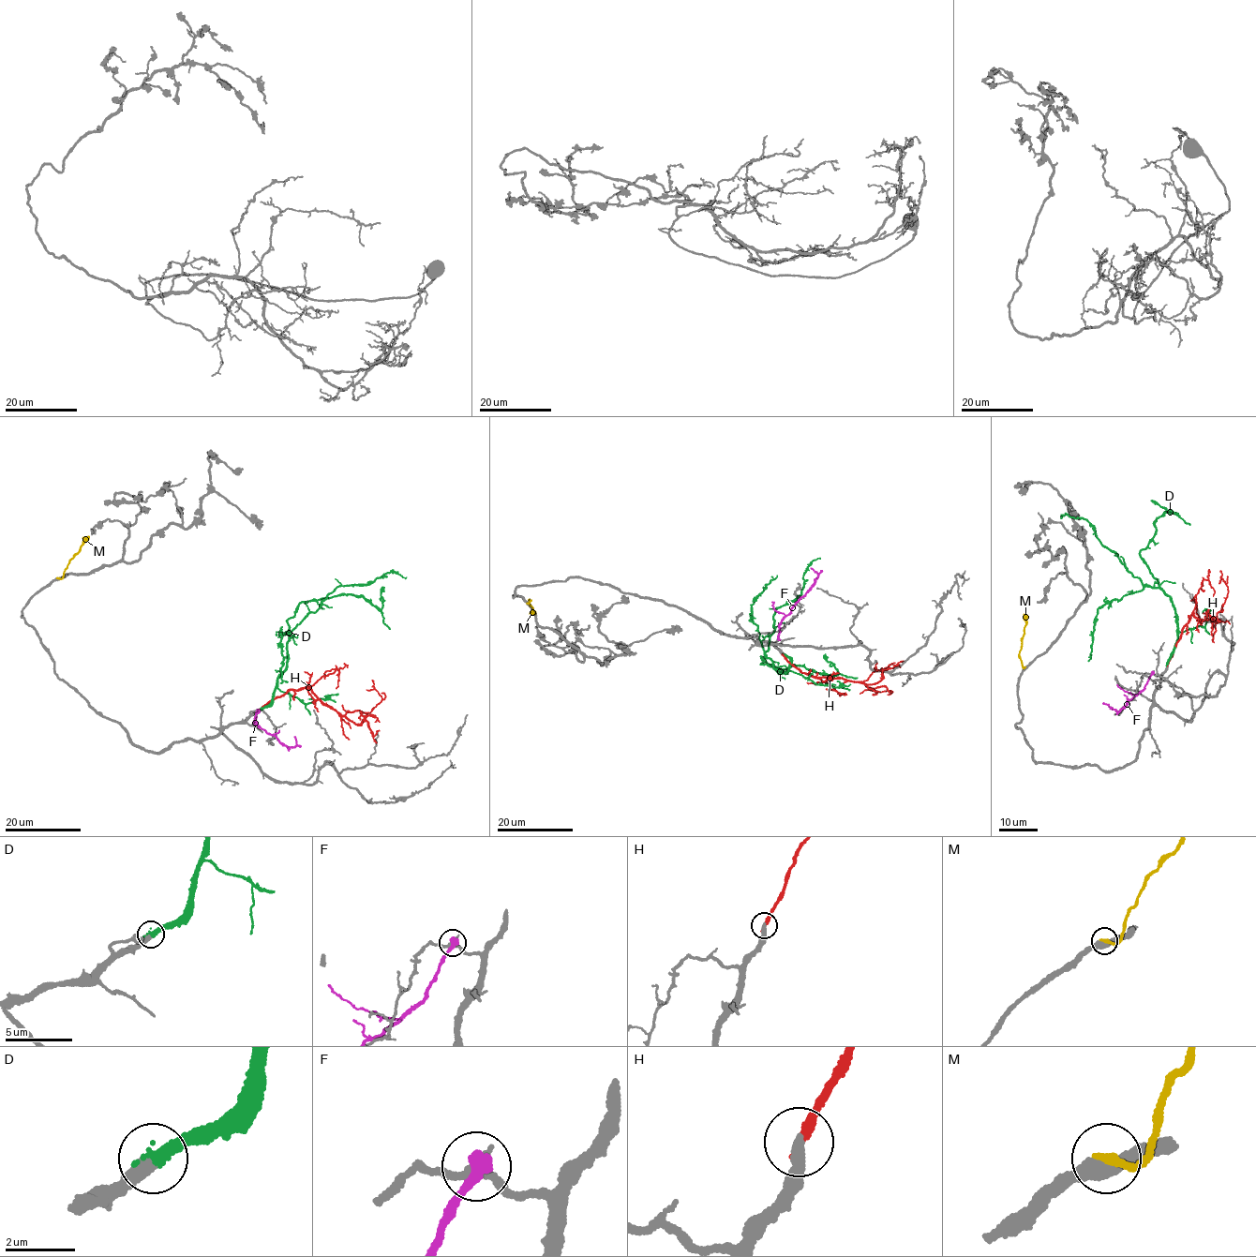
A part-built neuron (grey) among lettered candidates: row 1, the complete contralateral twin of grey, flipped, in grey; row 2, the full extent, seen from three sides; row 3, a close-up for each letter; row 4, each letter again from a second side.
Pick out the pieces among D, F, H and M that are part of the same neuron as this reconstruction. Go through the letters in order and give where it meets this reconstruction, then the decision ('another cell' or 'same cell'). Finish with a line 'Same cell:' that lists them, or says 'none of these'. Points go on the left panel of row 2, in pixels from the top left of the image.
D: (261, 709) | same cell
F: (257, 710) | another cell
H: (260, 709) | another cell
M: (58, 577) | same cell
Same cell: D, M

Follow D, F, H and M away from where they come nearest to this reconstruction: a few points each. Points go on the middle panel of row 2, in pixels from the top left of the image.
D: (784, 654), (790, 662), (784, 674), (766, 656), (773, 615), (801, 593), (806, 568), (820, 558)
F: (778, 638), (780, 622), (814, 580), (817, 573), (811, 568)
H: (783, 654), (802, 672), (814, 678), (841, 678), (864, 683), (866, 687), (886, 686), (890, 691), (873, 695)
M: (528, 603), (530, 601), (529, 604), (532, 607), (531, 613), (533, 612)

